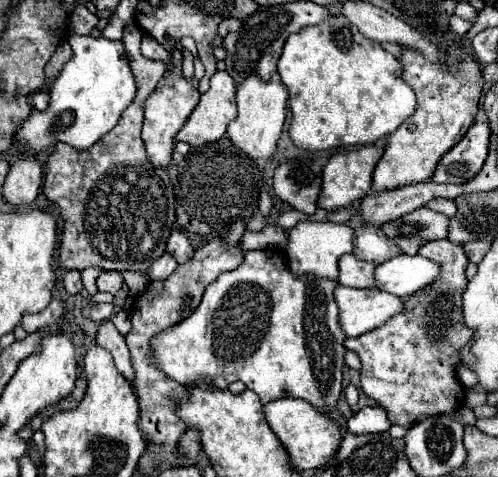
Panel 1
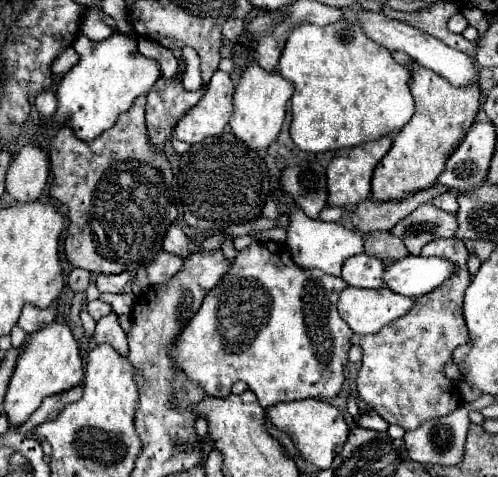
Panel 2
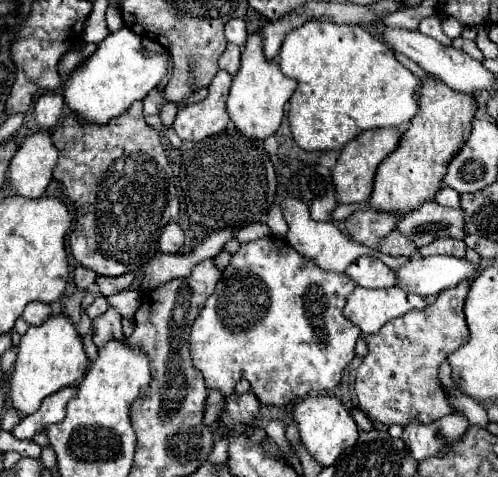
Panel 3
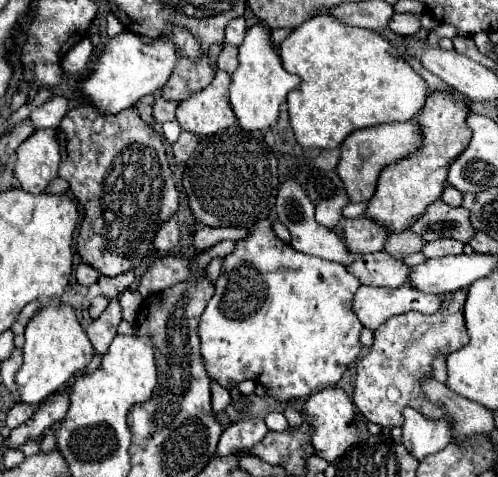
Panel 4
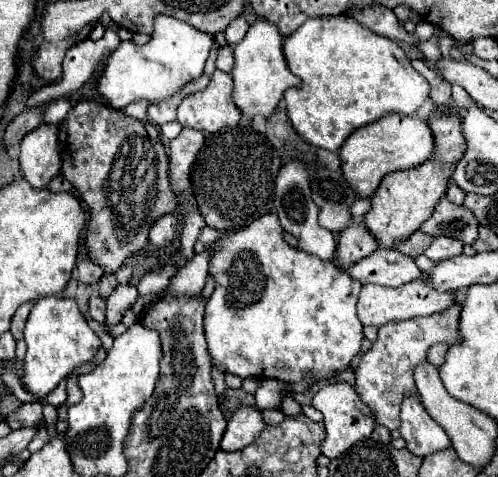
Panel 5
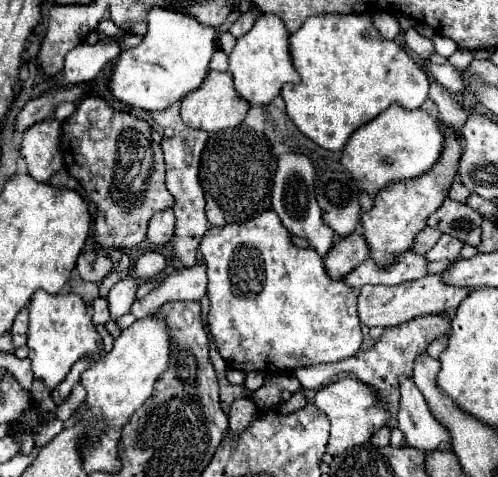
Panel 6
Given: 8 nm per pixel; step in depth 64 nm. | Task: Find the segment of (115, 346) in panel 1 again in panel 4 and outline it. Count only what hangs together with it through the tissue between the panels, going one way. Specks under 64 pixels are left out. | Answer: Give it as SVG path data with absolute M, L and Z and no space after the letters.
M112 298L110 304L108 304L108 308L104 310L104 314L88 326L86 332L88 332L88 336L90 336L92 344L94 344L94 350L100 356L104 356L104 352L108 350L112 338L116 336L116 328L120 324L120 320L122 320L120 300L118 298Z

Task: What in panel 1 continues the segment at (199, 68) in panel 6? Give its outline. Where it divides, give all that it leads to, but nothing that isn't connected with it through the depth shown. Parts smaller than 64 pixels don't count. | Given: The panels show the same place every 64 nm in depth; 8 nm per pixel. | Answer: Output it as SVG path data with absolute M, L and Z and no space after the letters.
M72 34L68 38L72 50L74 50L74 58L62 68L60 76L54 80L52 88L50 88L50 106L44 112L34 112L28 116L28 120L24 120L20 132L16 134L16 142L24 144L28 152L36 154L42 150L52 148L56 142L66 142L72 144L74 148L90 148L96 140L100 140L106 132L110 132L112 126L116 126L120 114L130 106L130 102L136 96L138 84L136 84L136 76L132 74L130 66L128 66L128 58L124 54L124 46L121 40L108 40L104 37L92 38L92 36L78 36Z

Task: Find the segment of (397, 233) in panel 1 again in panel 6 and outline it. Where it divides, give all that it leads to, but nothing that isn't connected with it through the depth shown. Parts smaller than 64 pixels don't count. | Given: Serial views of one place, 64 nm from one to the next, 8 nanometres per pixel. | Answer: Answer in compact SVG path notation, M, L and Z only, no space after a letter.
M446 198L444 204L430 216L428 226L438 228L444 234L452 234L470 246L480 246L482 242L480 238L482 236L482 216L474 208L462 202L456 202L452 198Z

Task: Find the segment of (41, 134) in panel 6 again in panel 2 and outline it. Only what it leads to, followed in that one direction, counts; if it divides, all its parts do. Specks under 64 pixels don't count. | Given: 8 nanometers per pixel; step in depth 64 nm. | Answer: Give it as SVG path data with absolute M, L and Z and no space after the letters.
M26 144L8 166L6 192L18 202L38 200L50 174L48 150L40 144Z

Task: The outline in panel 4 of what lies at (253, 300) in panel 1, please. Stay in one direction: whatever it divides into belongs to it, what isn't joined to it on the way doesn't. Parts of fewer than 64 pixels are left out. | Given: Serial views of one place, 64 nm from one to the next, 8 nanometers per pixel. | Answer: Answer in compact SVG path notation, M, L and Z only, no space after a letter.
M270 218L256 222L248 236L236 242L232 254L222 258L222 274L214 284L212 300L200 316L198 332L202 356L212 380L218 380L222 386L254 380L262 384L272 398L286 402L290 398L304 398L318 388L334 386L344 370L358 358L362 324L354 316L352 298L360 288L360 280L342 264L302 254L290 244L284 244L276 236L272 222Z

